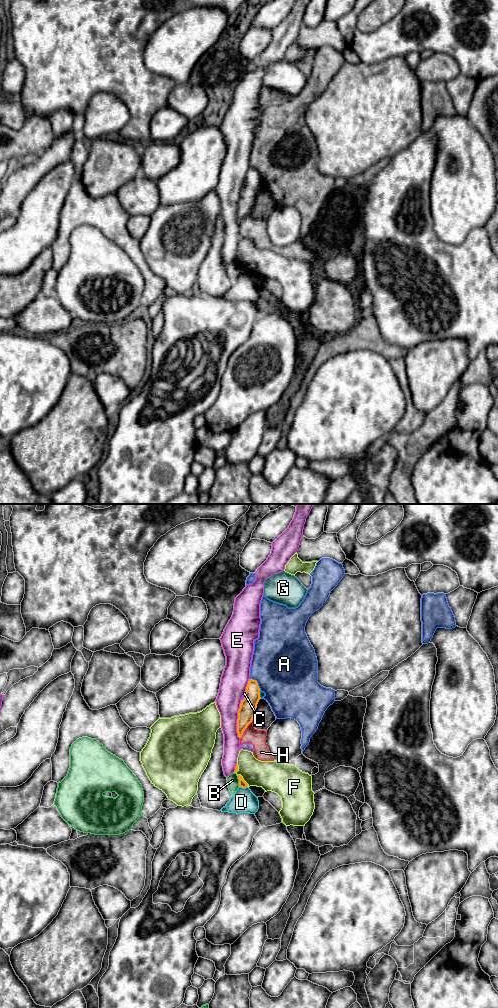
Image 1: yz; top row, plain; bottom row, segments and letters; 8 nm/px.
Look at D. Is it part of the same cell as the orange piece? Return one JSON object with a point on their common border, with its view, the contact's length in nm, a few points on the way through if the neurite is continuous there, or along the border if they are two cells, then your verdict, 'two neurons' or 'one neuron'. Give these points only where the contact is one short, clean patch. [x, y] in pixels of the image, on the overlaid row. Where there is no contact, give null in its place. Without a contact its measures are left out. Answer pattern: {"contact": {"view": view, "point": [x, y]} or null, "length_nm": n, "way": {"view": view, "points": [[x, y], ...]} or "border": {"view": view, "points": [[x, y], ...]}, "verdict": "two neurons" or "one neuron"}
{"contact": {"view": "yz", "point": [243, 787]}, "length_nm": 70, "border": {"view": "yz", "points": [[239, 786], [247, 787]]}, "verdict": "two neurons"}

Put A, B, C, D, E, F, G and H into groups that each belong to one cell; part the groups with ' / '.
A C H / B / D / E / F / G

